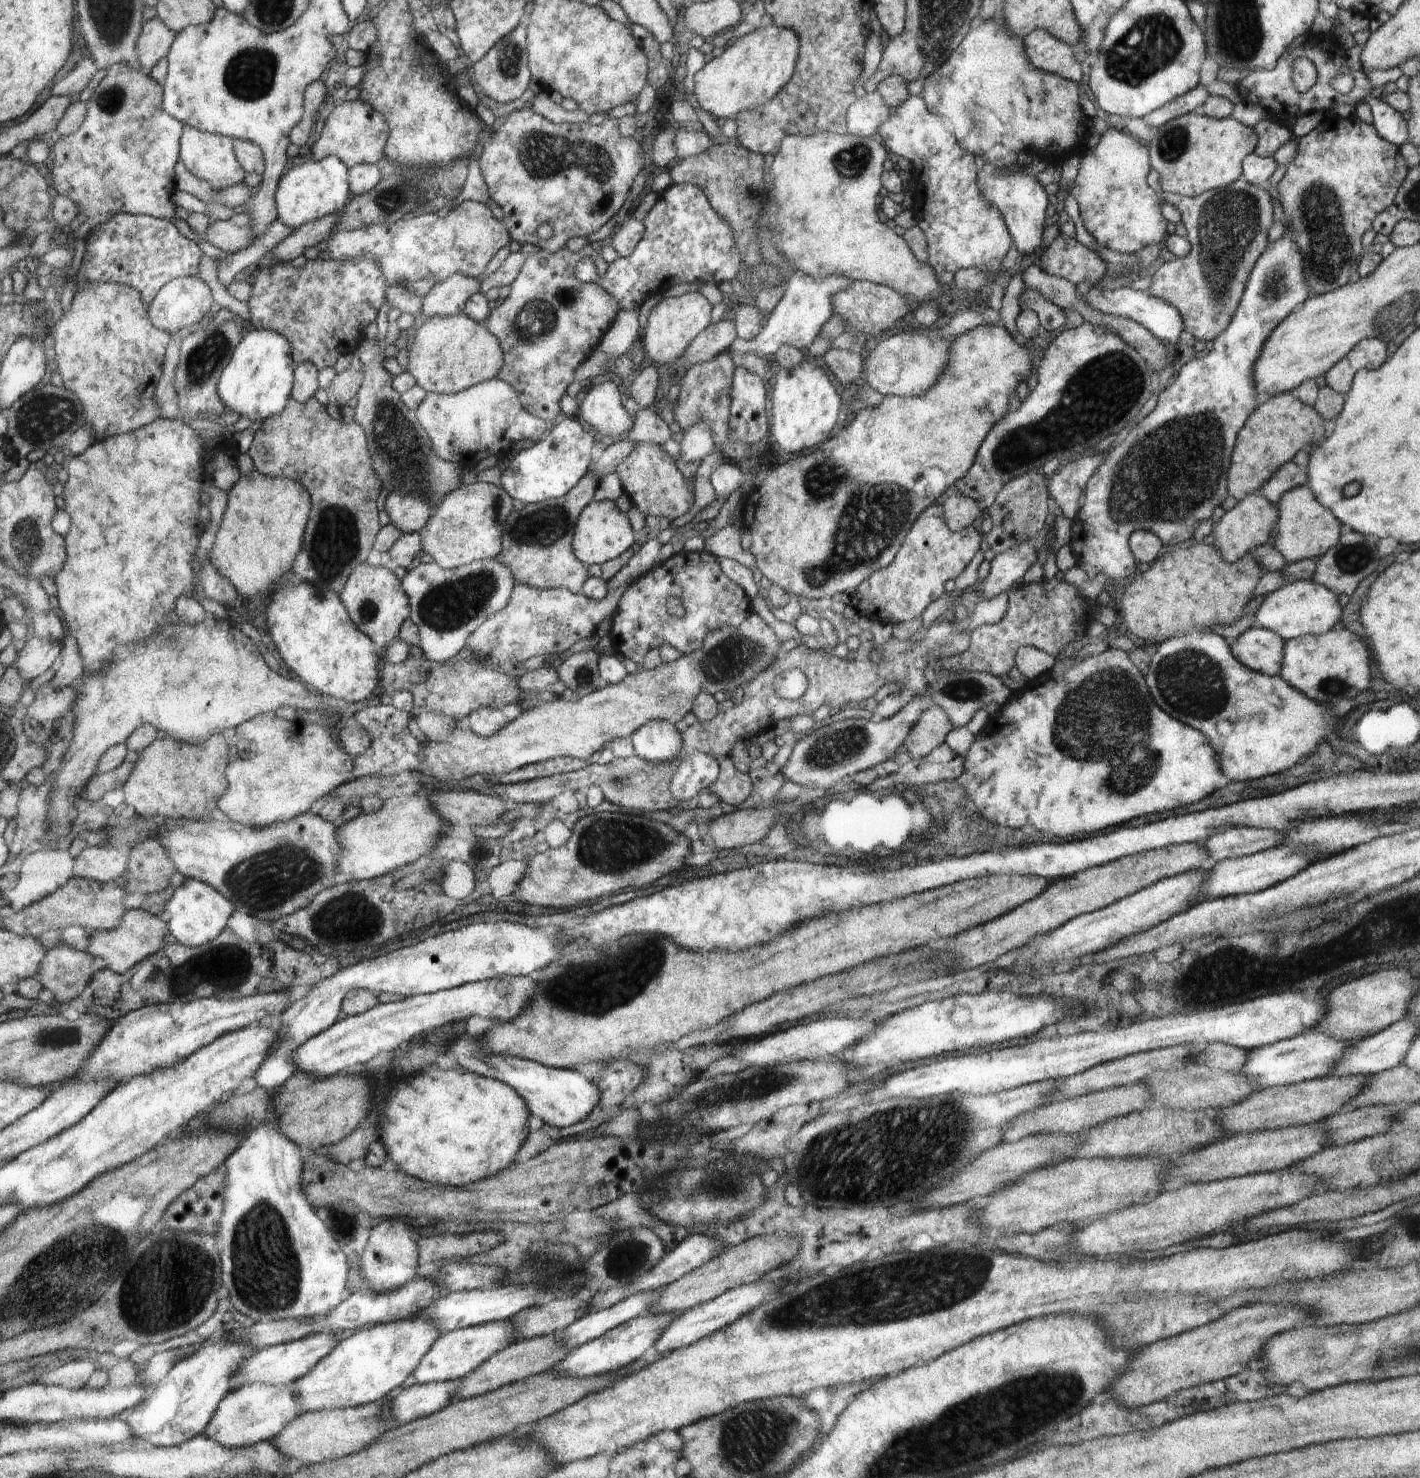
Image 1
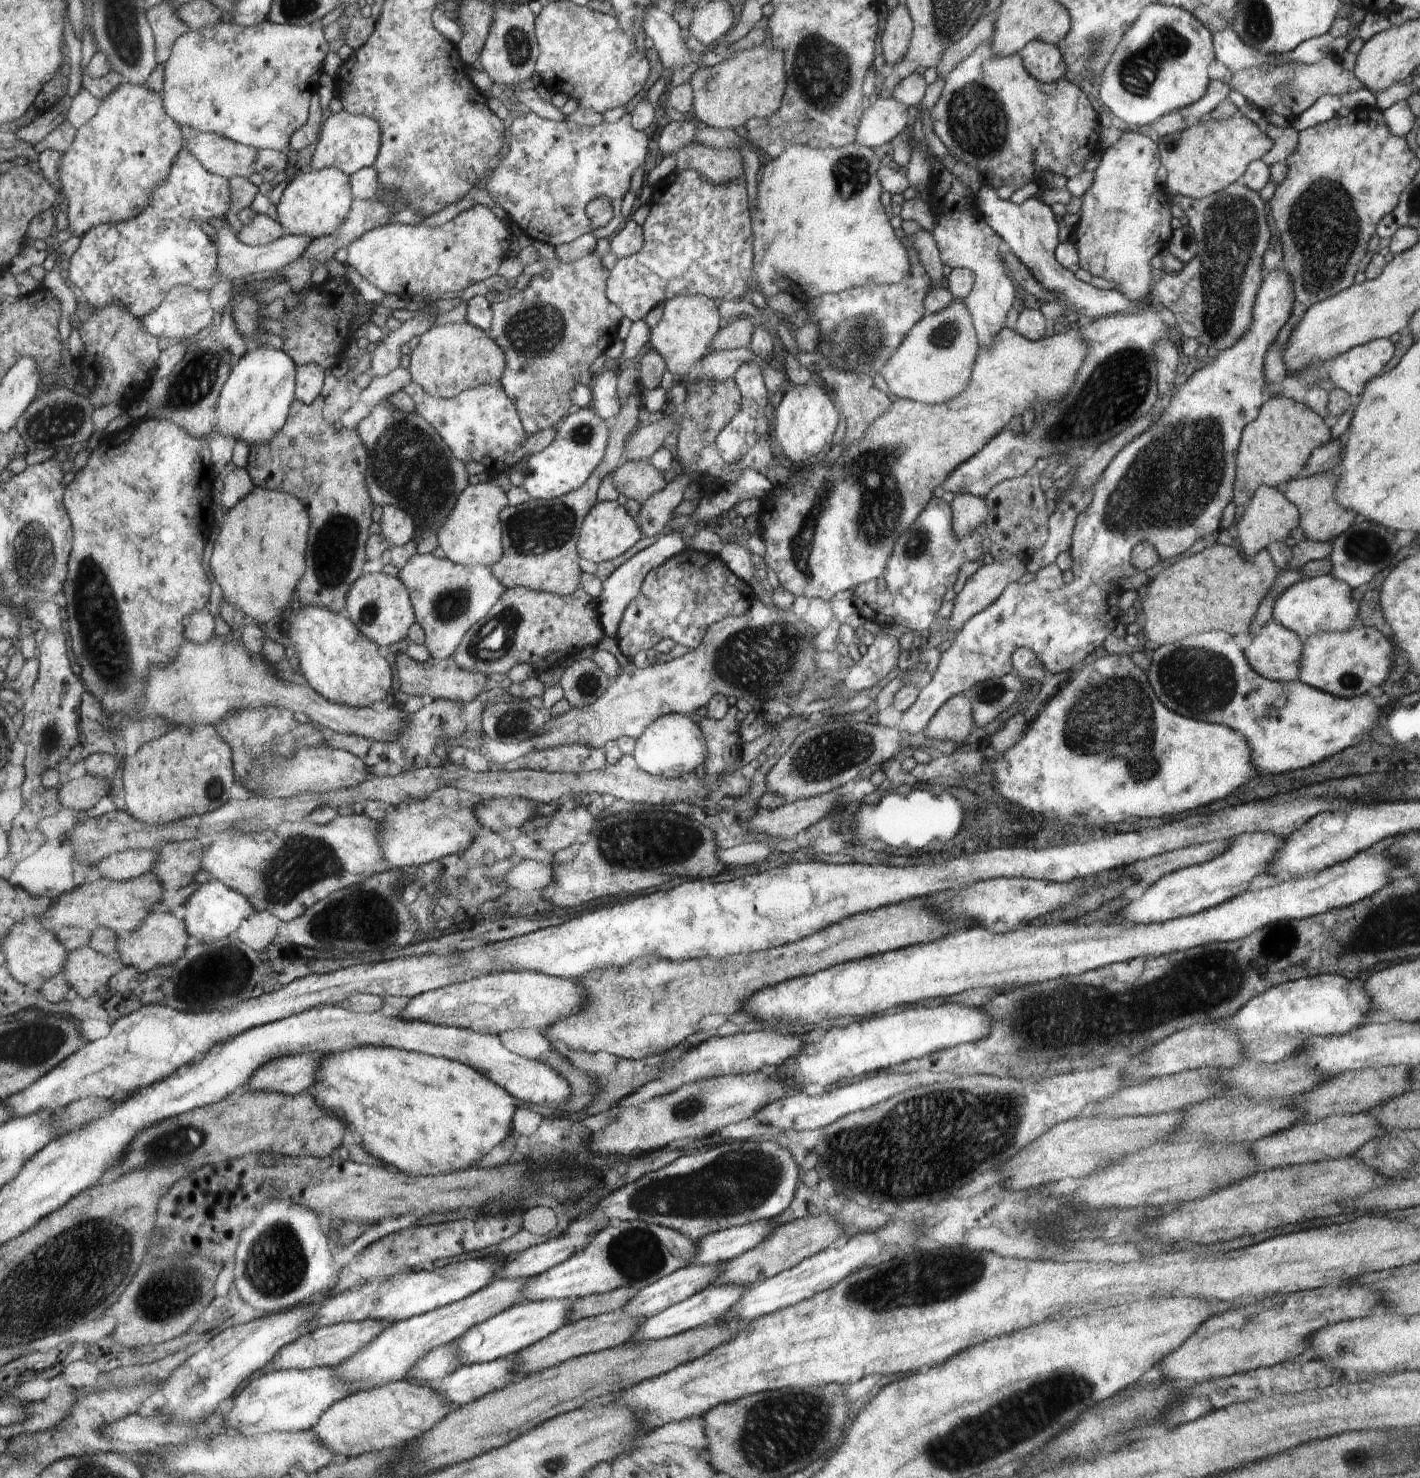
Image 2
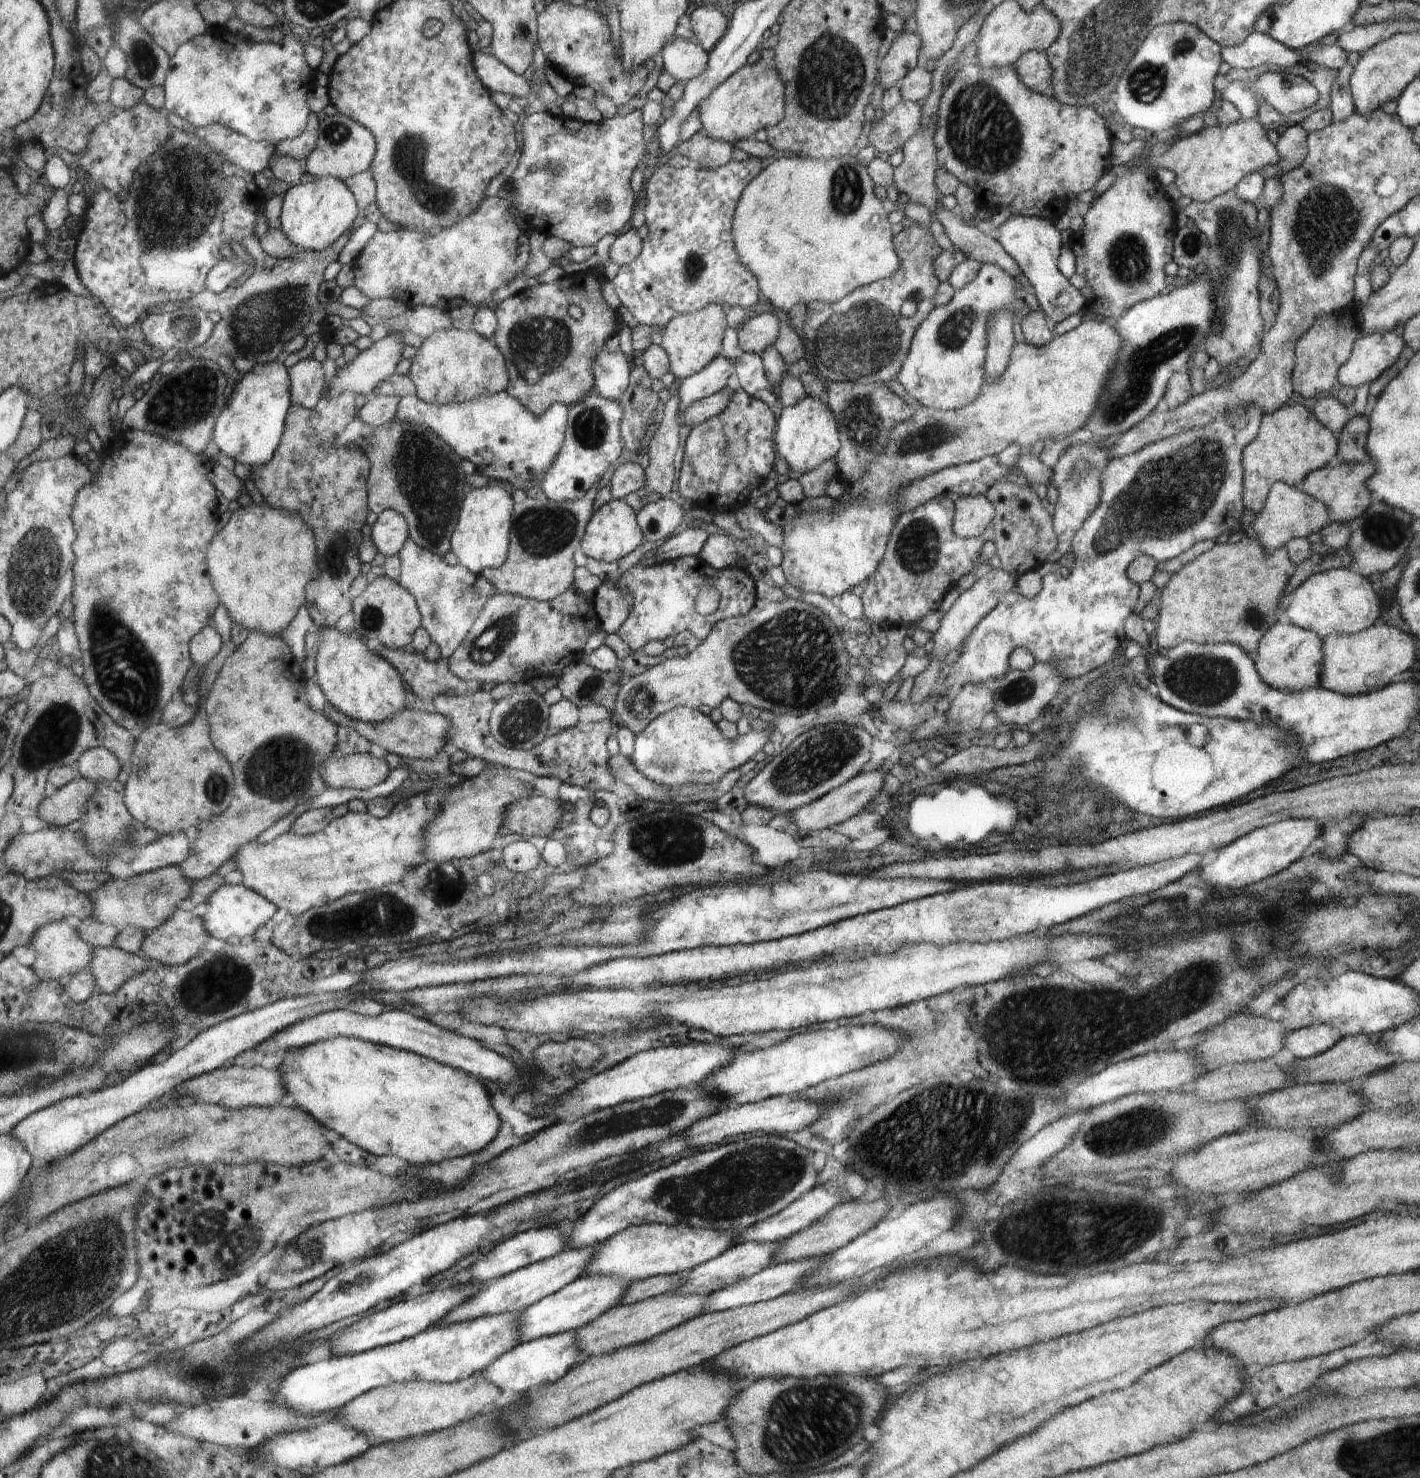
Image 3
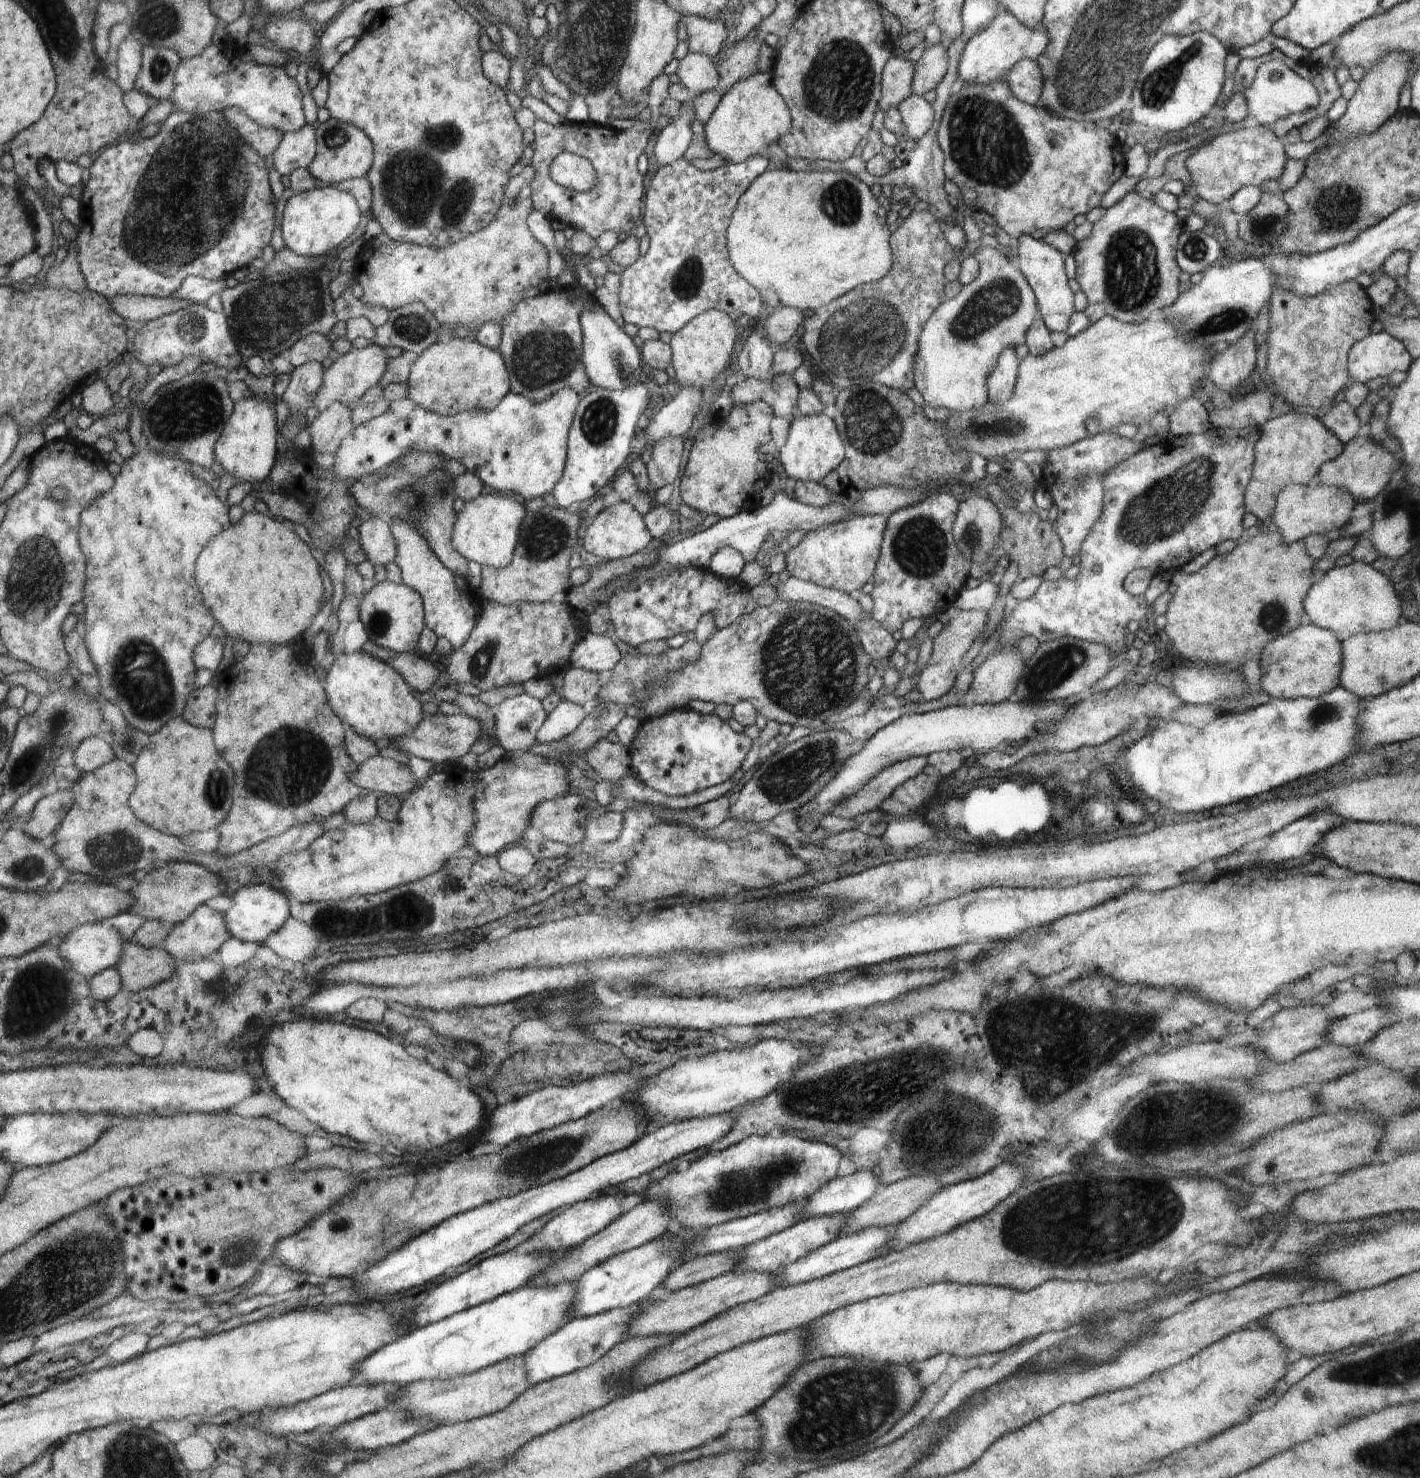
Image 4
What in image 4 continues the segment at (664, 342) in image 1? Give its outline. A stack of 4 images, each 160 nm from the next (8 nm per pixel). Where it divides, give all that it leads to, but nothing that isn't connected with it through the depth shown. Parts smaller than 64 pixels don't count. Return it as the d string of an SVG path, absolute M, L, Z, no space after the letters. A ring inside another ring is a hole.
M718 309L706 310L695 316L682 331L675 332L670 340L675 377L683 387L702 386L714 380L730 362L736 342L736 324L730 315Z

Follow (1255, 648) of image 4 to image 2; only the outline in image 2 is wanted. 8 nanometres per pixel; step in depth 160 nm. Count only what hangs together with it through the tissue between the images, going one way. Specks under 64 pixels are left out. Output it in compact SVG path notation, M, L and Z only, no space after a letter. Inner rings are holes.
M1218 543L1164 568L1141 591L1138 606L1142 617L1142 640L1166 645L1208 630L1244 634L1264 596L1278 578L1278 570L1266 551L1260 550L1254 557L1245 557L1239 548Z

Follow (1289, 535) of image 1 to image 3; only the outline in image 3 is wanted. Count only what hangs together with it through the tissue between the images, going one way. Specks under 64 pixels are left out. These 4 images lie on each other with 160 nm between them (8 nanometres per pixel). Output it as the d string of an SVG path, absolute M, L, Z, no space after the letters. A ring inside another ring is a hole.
M1340 463L1337 465L1324 465L1322 468L1313 470L1305 478L1300 488L1316 500L1327 504L1332 521L1337 523L1350 523L1358 518L1370 506L1373 500L1372 494L1367 486L1368 479L1375 473L1375 464L1362 463Z

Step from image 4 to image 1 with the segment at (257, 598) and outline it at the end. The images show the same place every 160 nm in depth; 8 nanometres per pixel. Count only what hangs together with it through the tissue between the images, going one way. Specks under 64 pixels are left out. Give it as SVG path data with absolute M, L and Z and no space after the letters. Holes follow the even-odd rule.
M254 467L250 474L244 474L227 494L227 506L218 533L214 540L214 546L210 550L209 560L220 572L220 576L228 578L240 598L250 598L254 592L264 592L270 584L278 582L284 572L288 572L294 564L294 558L300 552L304 528L310 516L310 498L308 490L302 488L296 480L284 478L284 476L268 476L258 472Z

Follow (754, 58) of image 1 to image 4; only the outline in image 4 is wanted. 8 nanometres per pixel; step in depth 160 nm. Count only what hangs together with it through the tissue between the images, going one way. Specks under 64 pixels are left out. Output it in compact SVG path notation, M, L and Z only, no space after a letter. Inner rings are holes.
M754 73L747 79L739 80L721 99L714 112L705 123L708 148L715 154L720 154L730 163L743 163L751 157L766 155L767 148L772 142L778 142L784 135L791 132L791 111L787 101L780 96L774 85L774 76L769 73Z

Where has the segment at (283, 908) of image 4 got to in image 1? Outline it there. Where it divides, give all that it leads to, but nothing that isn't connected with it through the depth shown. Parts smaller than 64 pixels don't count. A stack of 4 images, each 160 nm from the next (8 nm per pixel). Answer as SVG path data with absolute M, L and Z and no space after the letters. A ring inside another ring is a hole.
M186 878L183 885L176 888L172 892L172 898L164 904L162 917L166 921L166 926L168 926L168 933L172 934L181 945L192 947L216 939L224 931L224 928L227 928L228 918L230 918L234 911L235 905L226 900L226 897L222 896L219 892L216 892L216 889L208 884L204 884L204 882Z

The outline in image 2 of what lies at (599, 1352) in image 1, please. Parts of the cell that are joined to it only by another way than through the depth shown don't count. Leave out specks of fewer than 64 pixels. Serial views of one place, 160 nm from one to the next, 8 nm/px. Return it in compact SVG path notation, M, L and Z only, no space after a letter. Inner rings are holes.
M713 1284L710 1287L704 1288L704 1290L696 1292L690 1298L686 1298L683 1302L674 1304L670 1308L662 1310L659 1314L642 1319L638 1332L628 1340L628 1343L634 1344L636 1342L638 1344L642 1340L662 1340L670 1338L674 1334L682 1334L682 1332L688 1330L704 1328L704 1326L718 1323L721 1321L720 1316L726 1314L734 1306L734 1302L738 1302L746 1294L748 1288L749 1286L732 1286L732 1284L726 1284L726 1286Z

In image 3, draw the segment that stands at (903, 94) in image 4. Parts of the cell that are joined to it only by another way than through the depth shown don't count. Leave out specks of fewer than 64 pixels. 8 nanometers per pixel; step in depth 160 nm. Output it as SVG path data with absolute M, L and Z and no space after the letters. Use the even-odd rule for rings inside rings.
M906 30L898 32L898 35L898 40L894 40L881 61L880 84L884 90L894 87L908 74L908 71L916 68L917 56L921 50L919 35Z

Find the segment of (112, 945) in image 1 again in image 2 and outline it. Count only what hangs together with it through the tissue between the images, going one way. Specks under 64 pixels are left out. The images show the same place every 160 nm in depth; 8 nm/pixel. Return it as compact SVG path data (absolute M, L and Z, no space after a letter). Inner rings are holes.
M152 912L146 916L144 924L133 932L122 934L118 938L118 948L126 966L136 968L138 972L146 973L154 968L172 964L187 952L188 931L183 920L178 920L169 912Z

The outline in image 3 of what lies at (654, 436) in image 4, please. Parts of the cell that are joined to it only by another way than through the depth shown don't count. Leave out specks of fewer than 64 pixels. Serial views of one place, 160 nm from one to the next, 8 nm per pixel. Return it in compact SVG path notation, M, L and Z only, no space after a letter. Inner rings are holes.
M723 353L716 354L715 360L712 360L708 367L686 378L680 384L677 394L680 398L677 414L682 416L690 404L722 392L734 372L735 363L728 360Z

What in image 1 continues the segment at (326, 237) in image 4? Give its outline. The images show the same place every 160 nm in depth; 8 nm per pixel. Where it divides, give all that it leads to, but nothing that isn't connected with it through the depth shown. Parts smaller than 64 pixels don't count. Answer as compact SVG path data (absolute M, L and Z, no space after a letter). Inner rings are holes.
M330 154L322 160L304 159L304 162L295 165L284 172L283 179L279 181L278 191L275 193L275 202L279 220L290 228L303 227L341 210L346 206L346 200L350 198L351 190L348 190L348 174L346 165L338 156Z

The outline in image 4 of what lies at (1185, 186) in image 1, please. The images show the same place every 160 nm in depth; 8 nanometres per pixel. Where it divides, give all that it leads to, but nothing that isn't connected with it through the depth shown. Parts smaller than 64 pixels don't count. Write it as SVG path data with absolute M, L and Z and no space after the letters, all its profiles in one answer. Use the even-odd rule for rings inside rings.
M1260 125L1220 134L1209 144L1201 146L1186 160L1185 165L1197 196L1216 205L1227 203L1242 187L1252 185L1260 188L1268 181L1278 180L1284 172L1287 160L1284 141L1270 127Z

